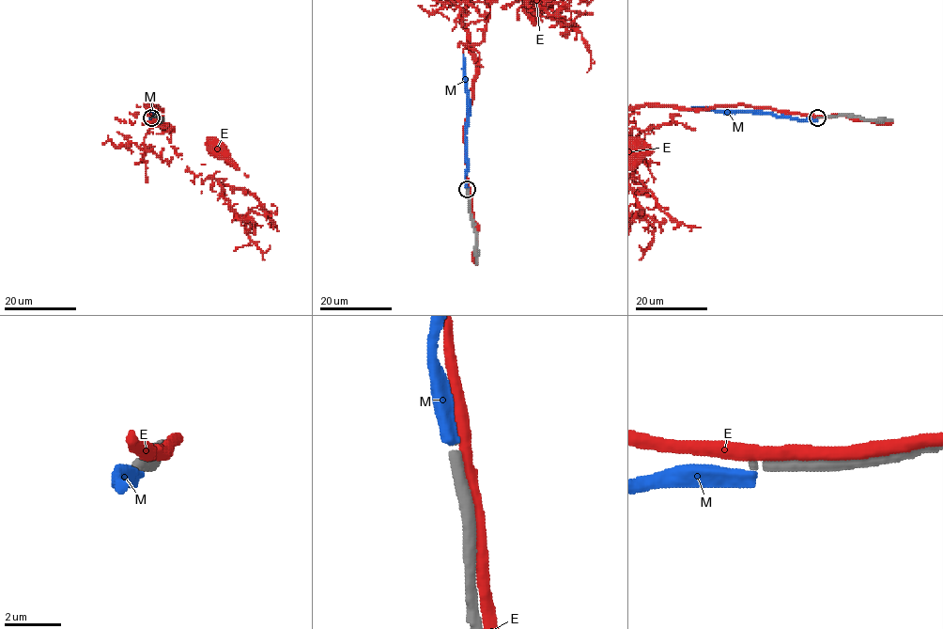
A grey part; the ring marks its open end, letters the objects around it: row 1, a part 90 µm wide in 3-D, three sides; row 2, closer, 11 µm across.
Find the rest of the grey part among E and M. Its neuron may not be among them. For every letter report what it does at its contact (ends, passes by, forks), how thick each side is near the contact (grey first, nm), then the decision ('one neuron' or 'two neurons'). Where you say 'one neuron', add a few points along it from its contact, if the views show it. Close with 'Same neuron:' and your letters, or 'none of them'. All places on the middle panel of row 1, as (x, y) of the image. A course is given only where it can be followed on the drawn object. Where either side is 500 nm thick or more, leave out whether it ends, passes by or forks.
E: it passes by | 420/440 nm | two neurons
M: 240/500 nm | two neurons
Same neuron: none of them

